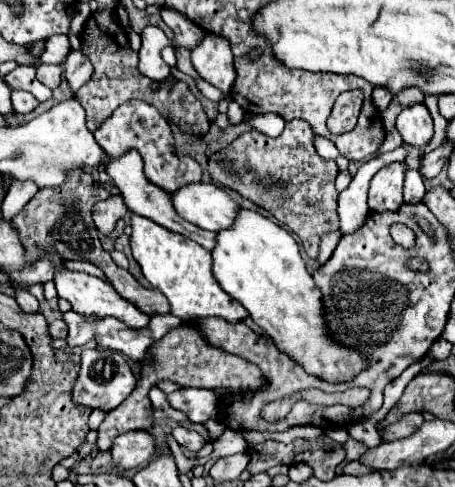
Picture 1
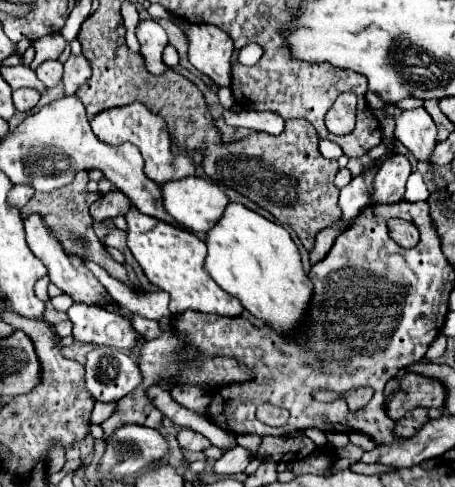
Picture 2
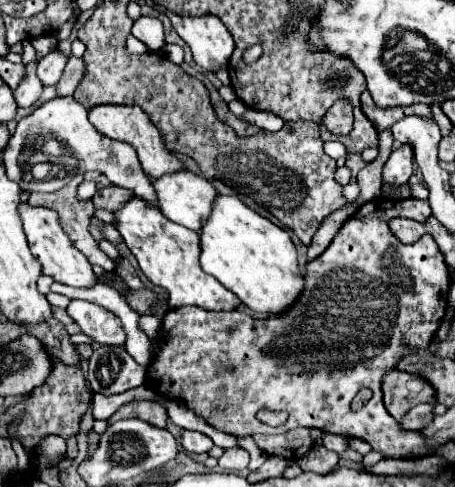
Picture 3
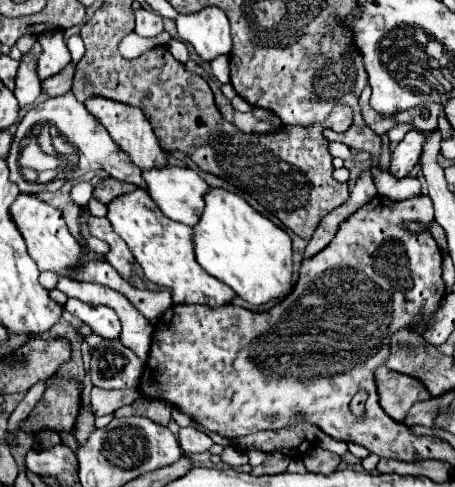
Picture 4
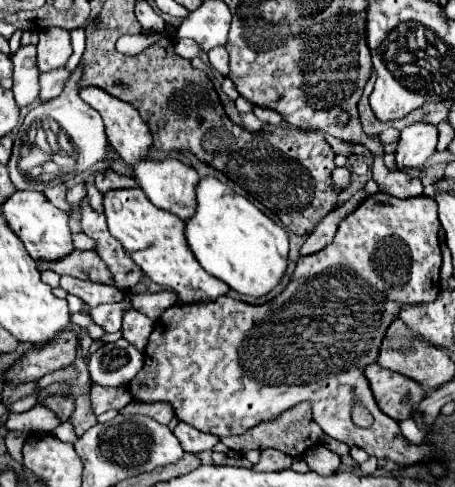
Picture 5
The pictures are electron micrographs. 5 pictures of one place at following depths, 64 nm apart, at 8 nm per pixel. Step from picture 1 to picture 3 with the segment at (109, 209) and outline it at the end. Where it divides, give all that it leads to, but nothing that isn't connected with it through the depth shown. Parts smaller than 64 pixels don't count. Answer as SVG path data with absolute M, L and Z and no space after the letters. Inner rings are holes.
M106 186L106 188L100 188L94 196L92 196L92 202L96 208L104 208L104 210L110 210L114 212L120 204L124 204L126 200L132 198L132 192L128 192L126 188L120 188L120 186Z

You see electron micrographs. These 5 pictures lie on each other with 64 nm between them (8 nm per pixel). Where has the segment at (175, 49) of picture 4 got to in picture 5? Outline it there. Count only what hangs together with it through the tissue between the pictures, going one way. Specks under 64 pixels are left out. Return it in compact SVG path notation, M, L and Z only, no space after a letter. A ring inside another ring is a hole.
M178 40L178 44L176 44L176 54L184 56L188 60L198 56L198 52L202 52L202 48L198 44L194 44L194 40Z

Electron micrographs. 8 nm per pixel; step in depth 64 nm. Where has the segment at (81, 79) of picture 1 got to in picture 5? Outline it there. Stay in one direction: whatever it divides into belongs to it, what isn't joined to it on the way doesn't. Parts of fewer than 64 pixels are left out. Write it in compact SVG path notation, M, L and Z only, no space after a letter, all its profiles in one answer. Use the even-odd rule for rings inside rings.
M64 68L40 74L40 100L48 102L48 100L56 98L62 92L68 76L70 76L70 72Z

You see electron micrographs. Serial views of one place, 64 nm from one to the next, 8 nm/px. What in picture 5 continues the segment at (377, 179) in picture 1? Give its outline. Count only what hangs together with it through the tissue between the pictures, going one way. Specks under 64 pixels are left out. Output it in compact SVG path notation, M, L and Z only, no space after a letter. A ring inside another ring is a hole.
M414 122L400 132L396 148L398 170L420 168L436 152L438 144L438 126L430 122Z

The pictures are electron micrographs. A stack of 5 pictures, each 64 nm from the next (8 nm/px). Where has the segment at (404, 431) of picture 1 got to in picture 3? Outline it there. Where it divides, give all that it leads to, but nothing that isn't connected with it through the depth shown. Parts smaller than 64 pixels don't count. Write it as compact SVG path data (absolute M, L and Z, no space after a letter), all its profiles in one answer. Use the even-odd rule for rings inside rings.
M418 404L402 418L400 426L406 430L422 430L424 426L428 426L432 422L432 418L434 418L432 406L430 404Z

